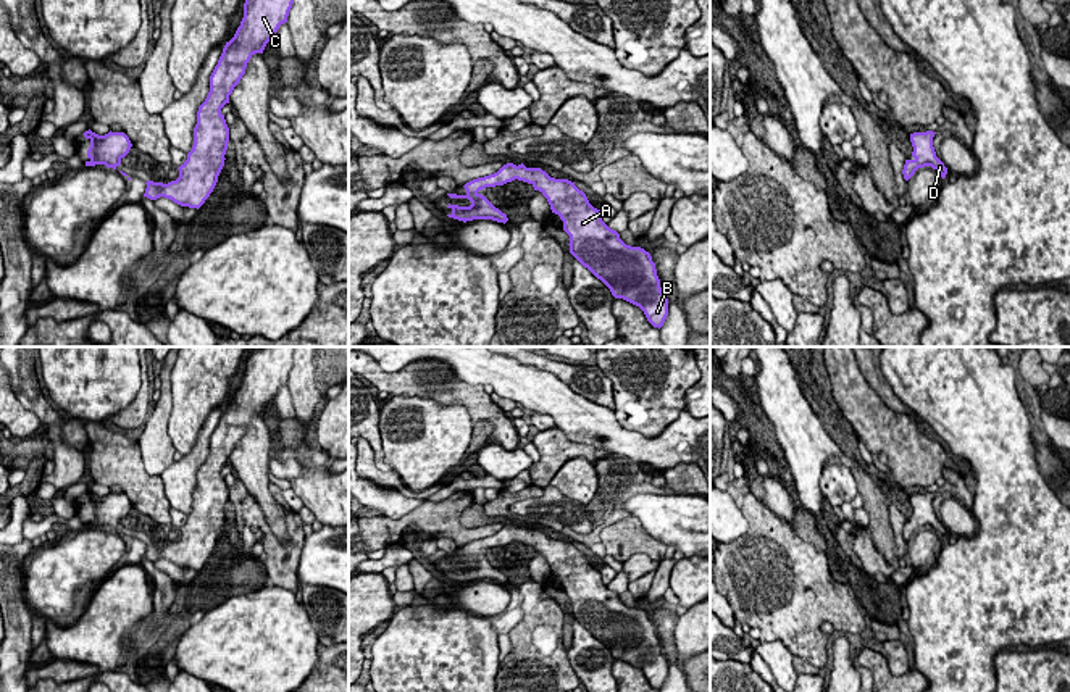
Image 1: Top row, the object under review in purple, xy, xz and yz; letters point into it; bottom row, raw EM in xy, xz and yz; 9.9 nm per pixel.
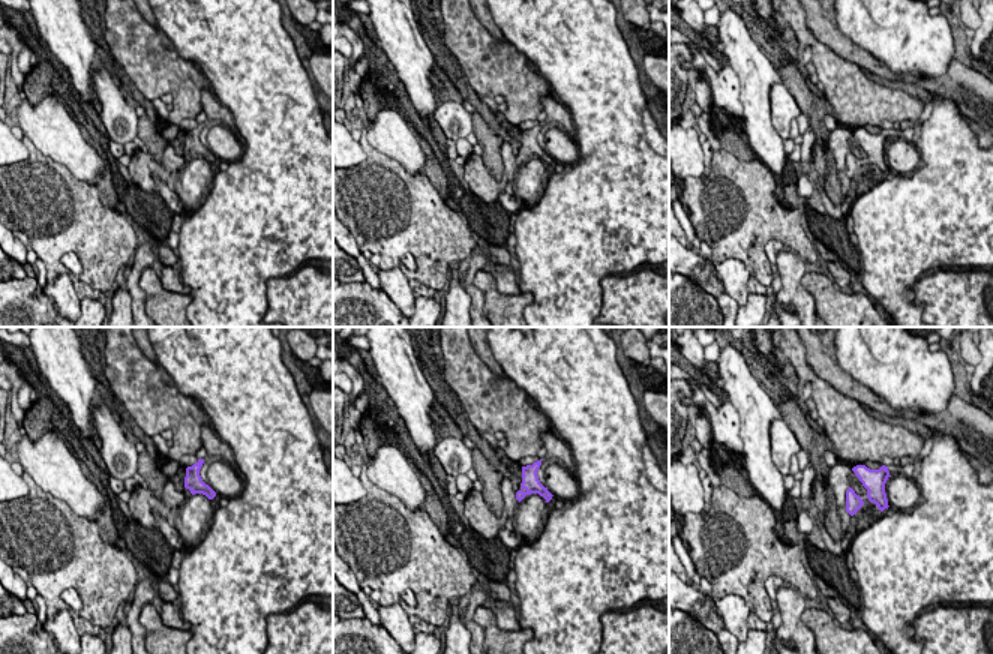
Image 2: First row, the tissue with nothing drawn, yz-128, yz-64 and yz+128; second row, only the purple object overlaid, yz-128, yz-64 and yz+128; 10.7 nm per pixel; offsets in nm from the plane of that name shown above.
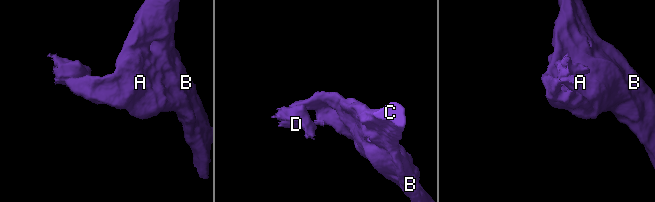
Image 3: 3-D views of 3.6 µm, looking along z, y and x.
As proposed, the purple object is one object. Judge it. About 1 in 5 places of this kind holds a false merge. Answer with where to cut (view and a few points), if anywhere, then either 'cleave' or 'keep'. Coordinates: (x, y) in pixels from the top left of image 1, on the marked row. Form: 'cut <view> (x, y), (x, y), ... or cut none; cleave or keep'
cut none; keep

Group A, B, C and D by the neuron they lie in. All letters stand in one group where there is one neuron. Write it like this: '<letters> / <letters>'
A B C D

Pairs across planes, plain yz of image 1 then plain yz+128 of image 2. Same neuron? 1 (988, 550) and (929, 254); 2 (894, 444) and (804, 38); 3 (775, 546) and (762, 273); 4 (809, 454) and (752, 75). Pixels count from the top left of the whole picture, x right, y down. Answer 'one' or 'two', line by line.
1: one
2: one
3: one
4: one

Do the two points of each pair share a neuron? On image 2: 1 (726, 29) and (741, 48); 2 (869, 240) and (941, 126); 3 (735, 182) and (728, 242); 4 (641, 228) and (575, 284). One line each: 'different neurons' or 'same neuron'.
1: same neuron
2: same neuron
3: same neuron
4: same neuron

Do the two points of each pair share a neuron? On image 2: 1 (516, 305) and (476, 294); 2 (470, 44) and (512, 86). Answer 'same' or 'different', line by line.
1: different
2: same

